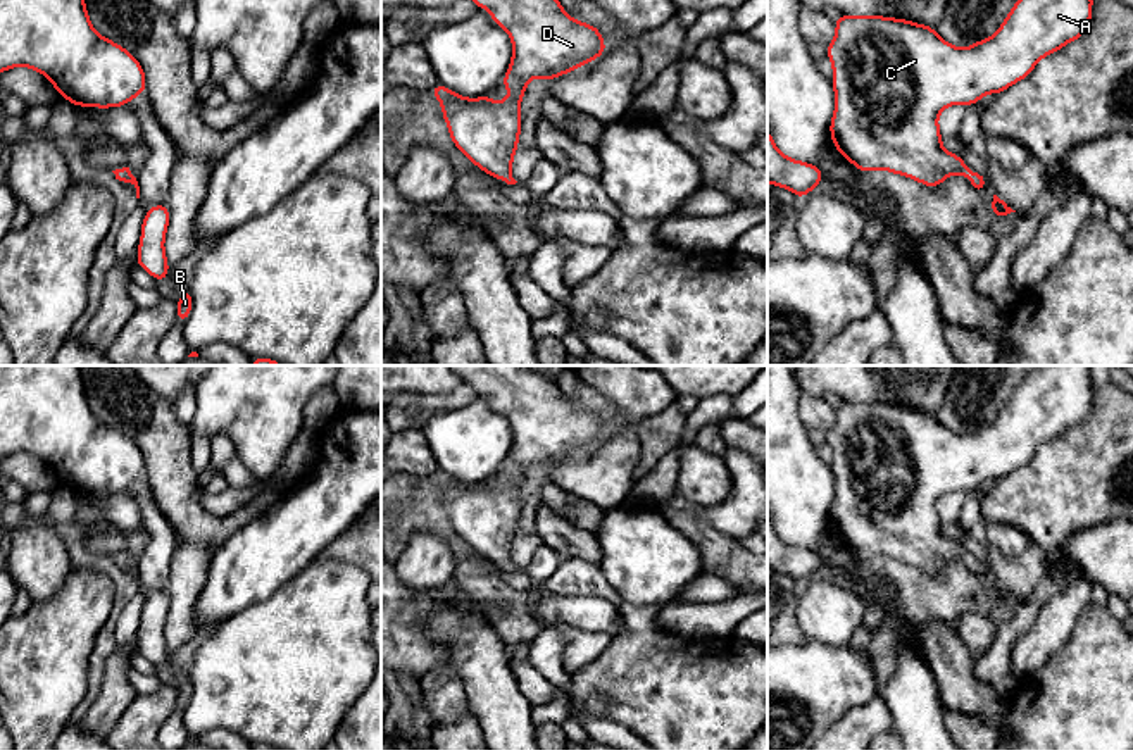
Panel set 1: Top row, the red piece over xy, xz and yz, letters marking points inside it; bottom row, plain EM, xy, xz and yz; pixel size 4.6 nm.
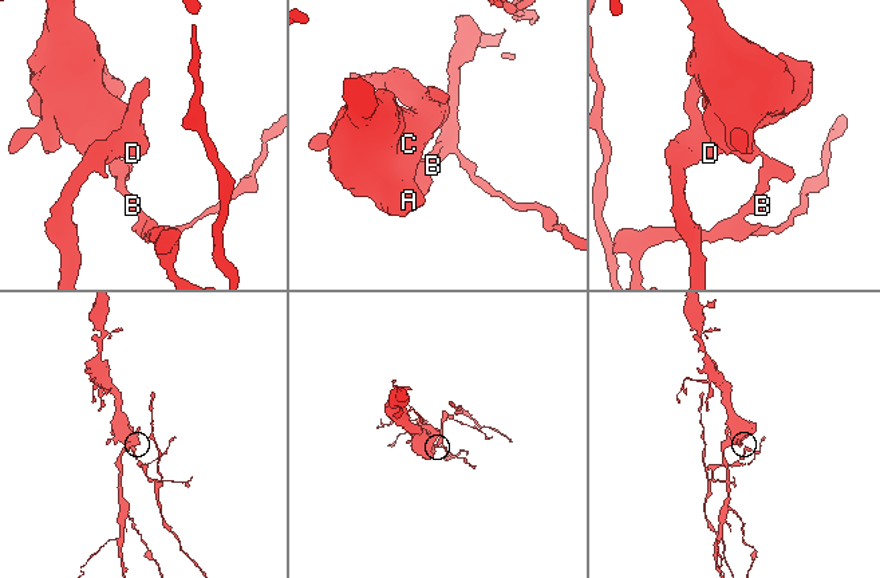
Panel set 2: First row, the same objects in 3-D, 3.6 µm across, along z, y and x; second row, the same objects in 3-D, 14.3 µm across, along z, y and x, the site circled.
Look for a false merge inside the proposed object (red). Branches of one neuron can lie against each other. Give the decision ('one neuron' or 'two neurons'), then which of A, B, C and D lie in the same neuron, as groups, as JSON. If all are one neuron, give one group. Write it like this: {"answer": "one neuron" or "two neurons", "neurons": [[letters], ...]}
{"answer": "one neuron", "neurons": [["A", "B", "C", "D"]]}

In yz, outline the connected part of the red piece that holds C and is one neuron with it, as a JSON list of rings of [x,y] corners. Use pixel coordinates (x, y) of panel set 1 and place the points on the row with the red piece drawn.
[[[1017,0],[993,36],[971,47],[957,48],[938,36],[936,28],[883,16],[836,16],[836,33],[826,47],[833,64],[835,114],[829,121],[831,143],[859,172],[885,169],[938,188],[948,174],[962,174],[974,188],[983,188],[983,176],[966,166],[961,155],[942,147],[938,114],[955,103],[973,107],[986,93],[1000,95],[1028,78],[1036,62],[1081,38],[1092,22],[1093,0]]]

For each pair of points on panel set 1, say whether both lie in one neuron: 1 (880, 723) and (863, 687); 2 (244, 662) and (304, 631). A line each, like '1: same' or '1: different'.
1: different
2: same

